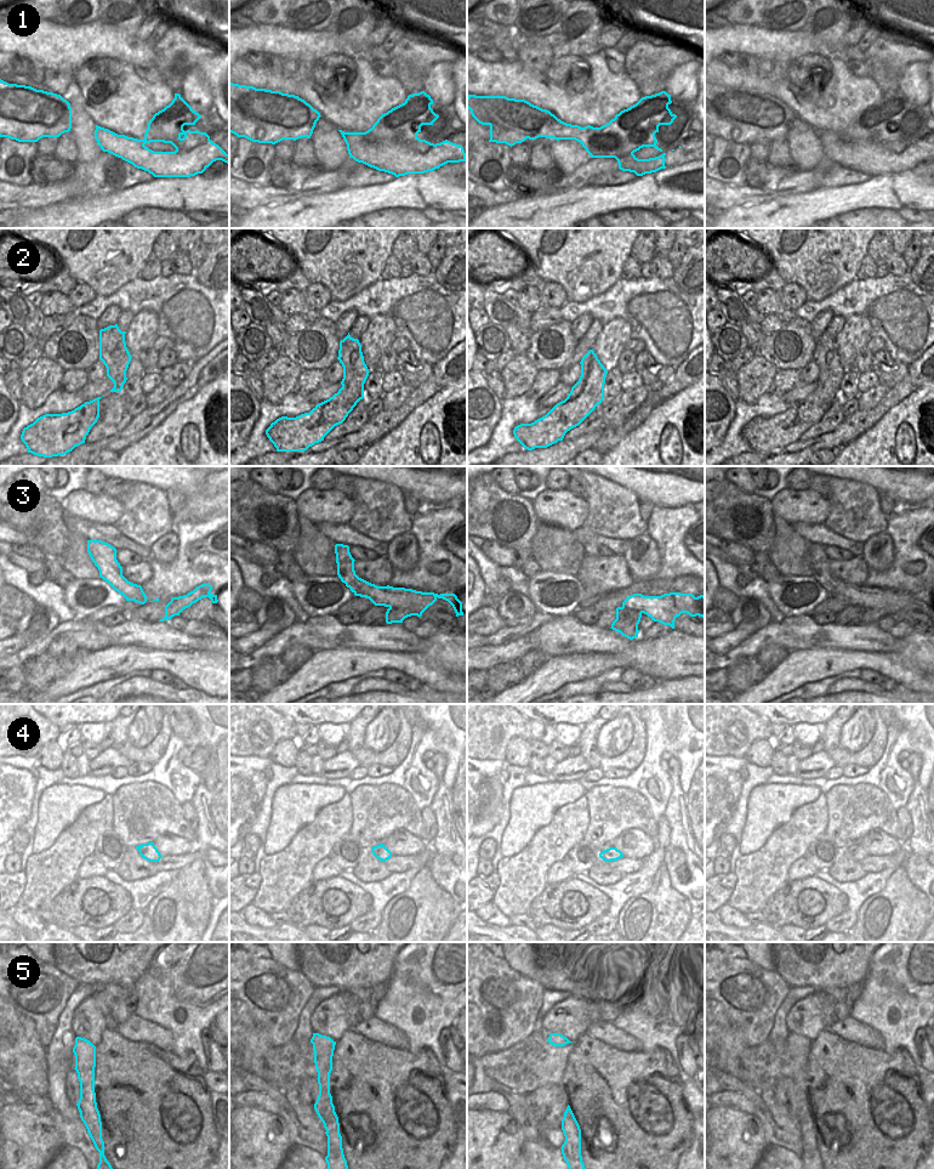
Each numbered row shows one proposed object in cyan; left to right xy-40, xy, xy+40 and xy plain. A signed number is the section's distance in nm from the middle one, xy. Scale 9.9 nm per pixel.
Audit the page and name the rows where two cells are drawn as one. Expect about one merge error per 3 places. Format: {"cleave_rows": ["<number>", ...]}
{"cleave_rows": ["3", "5"]}

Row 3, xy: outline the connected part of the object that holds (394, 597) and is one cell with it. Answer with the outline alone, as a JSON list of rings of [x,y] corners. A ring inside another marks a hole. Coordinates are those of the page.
[[[343,544],[335,545],[337,575],[342,583],[355,596],[369,598],[375,606],[389,608],[410,608],[417,597],[429,592],[416,591],[405,588],[377,586],[355,574],[354,558],[349,552],[349,546]]]

